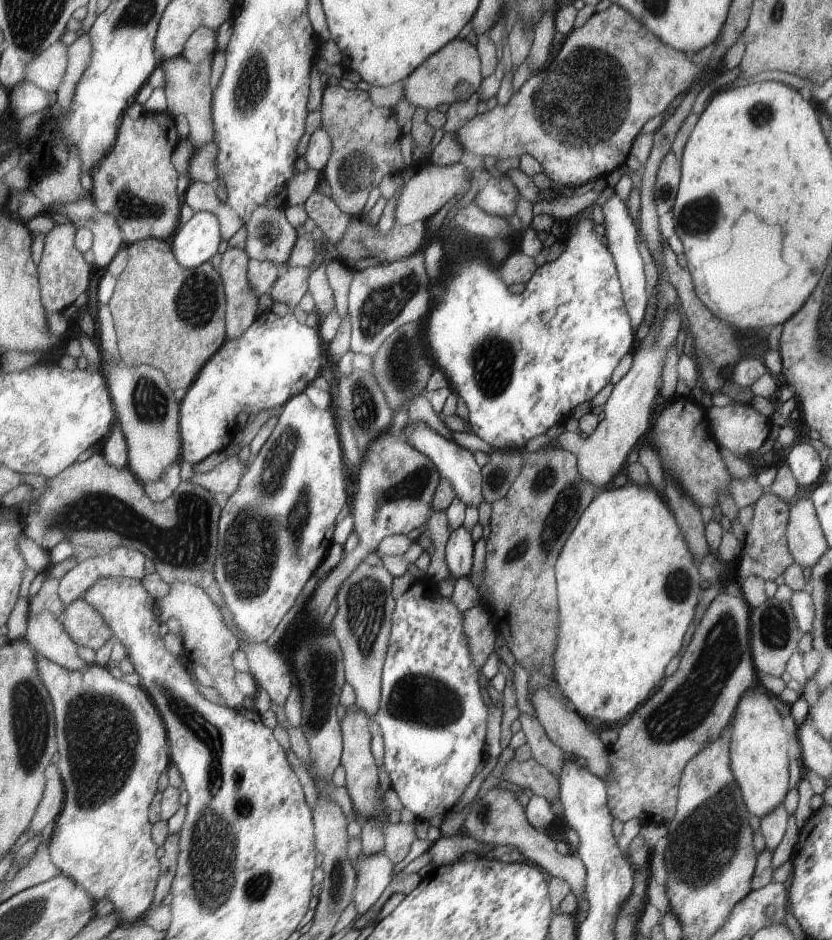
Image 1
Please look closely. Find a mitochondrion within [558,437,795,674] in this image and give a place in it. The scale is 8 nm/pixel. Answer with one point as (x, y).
(678, 587)

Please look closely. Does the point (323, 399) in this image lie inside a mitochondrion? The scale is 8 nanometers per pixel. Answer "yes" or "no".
no

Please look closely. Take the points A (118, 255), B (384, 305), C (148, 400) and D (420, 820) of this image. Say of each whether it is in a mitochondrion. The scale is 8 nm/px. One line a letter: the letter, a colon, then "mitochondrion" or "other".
A: other
B: mitochondrion
C: mitochondrion
D: other

